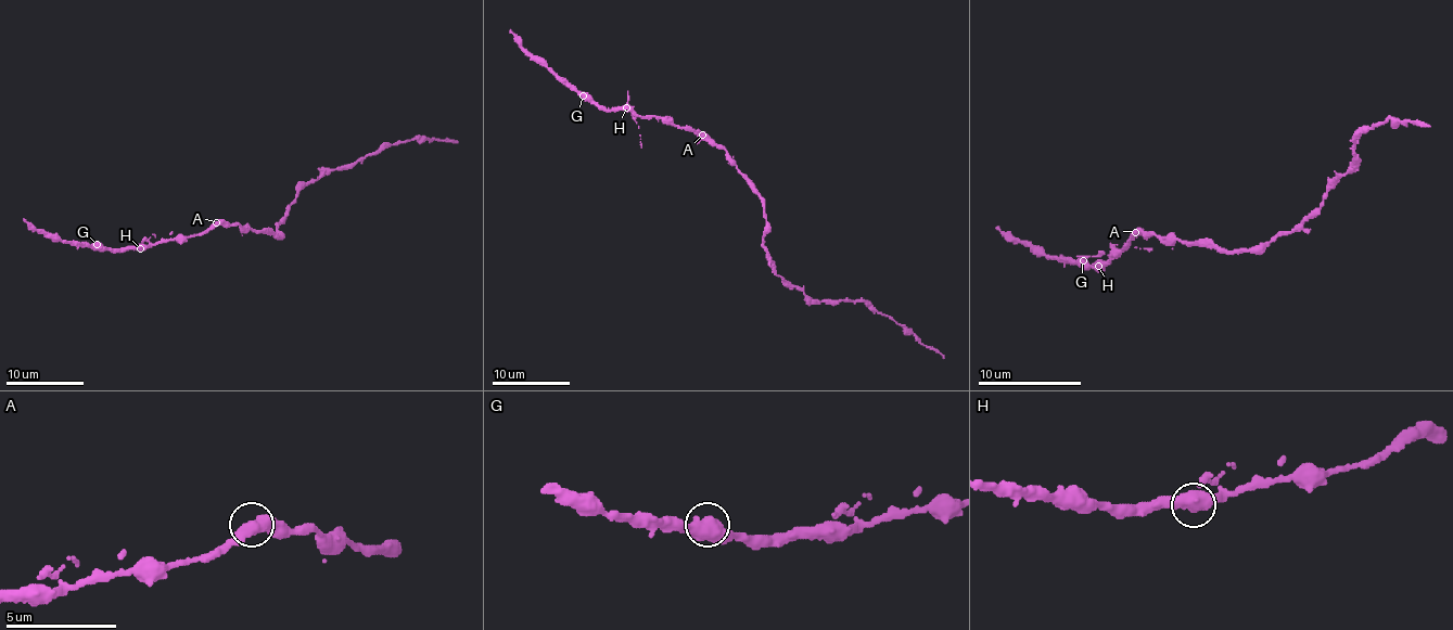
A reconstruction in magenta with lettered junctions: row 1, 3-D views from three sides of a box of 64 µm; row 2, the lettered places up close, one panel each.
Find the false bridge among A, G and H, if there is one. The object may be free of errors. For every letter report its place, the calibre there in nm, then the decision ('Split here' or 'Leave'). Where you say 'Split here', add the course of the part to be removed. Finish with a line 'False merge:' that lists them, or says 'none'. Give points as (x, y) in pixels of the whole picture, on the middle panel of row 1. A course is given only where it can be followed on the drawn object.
A: Place: (702, 134). Thickness 440 nm. Leave
G: Place: (583, 95). Thickness 480 nm. Leave
H: Place: (626, 107). Thickness 380 nm. Leave
False merge: none

